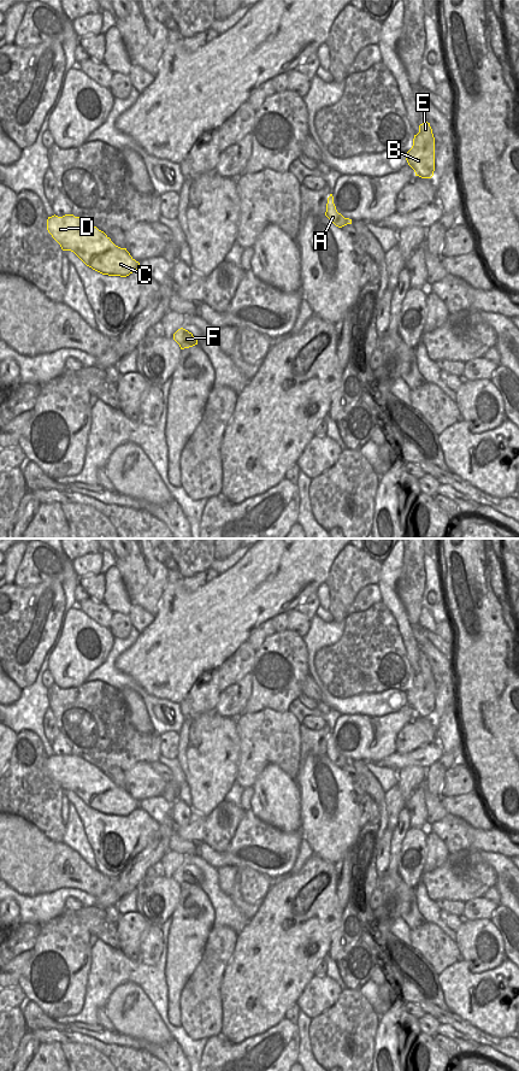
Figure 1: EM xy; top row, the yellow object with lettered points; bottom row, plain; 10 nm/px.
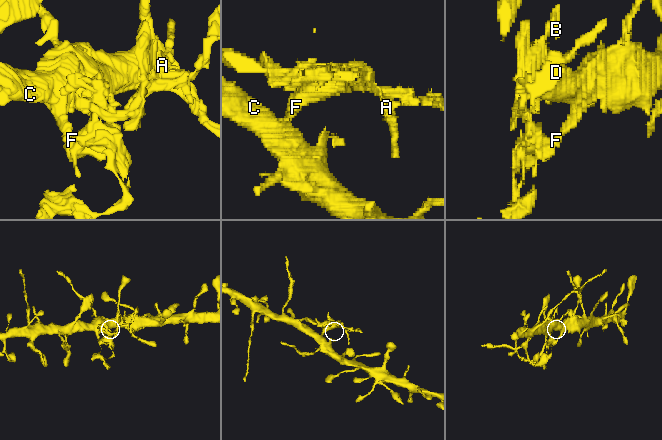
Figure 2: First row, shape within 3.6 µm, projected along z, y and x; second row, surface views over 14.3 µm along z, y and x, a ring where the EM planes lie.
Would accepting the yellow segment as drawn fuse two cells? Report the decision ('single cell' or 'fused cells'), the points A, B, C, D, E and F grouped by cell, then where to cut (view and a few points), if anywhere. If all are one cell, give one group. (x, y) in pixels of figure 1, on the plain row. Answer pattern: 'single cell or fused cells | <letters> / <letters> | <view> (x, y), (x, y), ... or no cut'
fused cells | A B E / C D F | xy (195, 880), (196, 883)

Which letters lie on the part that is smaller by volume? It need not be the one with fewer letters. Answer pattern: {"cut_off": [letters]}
{"cut_off": ["A", "B", "E"]}

